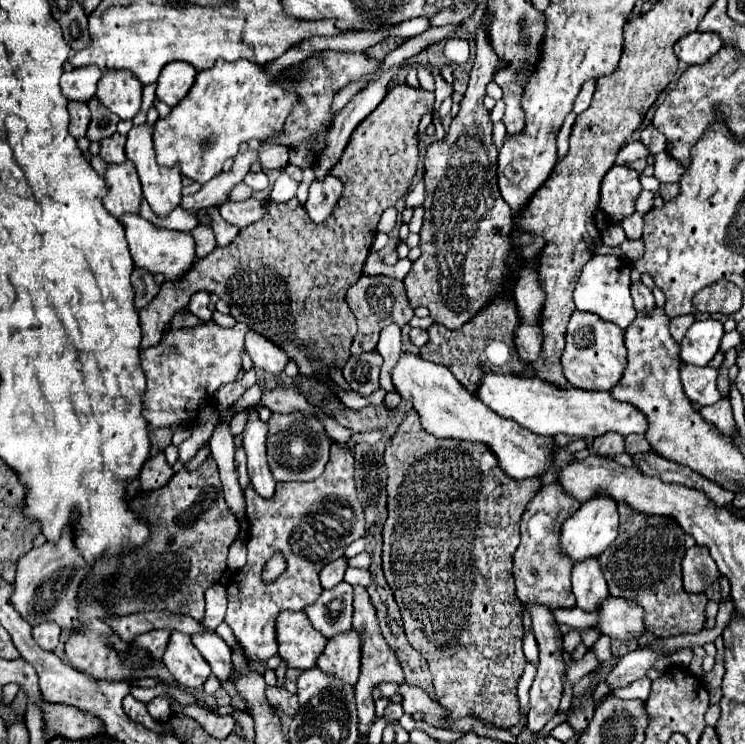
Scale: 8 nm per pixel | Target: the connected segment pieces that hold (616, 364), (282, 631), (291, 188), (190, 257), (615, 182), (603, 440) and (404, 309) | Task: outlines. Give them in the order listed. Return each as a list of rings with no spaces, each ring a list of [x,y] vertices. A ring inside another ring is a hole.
[[[574,310],[566,330],[566,348],[562,354],[564,376],[574,388],[612,390],[626,368],[626,346],[624,330],[612,322],[602,320],[592,312]]]
[[[284,610],[276,618],[276,640],[278,656],[286,662],[288,668],[312,668],[320,652],[324,650],[324,636],[320,636],[304,612]]]
[[[282,174],[272,187],[270,199],[277,203],[286,202],[296,196],[296,188],[298,188],[298,184],[290,176]]]
[[[124,214],[120,222],[126,232],[132,260],[138,268],[144,268],[152,274],[164,274],[166,280],[178,280],[180,276],[184,276],[184,272],[188,272],[188,268],[196,260],[196,252],[194,252],[196,244],[190,232],[174,232],[174,230],[158,228],[152,222],[140,218],[138,214]]]
[[[612,166],[608,170],[608,174],[602,180],[602,188],[600,188],[600,210],[606,214],[608,224],[620,226],[622,220],[630,214],[636,212],[636,200],[642,192],[642,184],[640,184],[640,174],[628,166]]]
[[[610,432],[610,434],[604,434],[600,438],[596,438],[592,442],[592,448],[598,456],[604,456],[604,458],[614,458],[618,454],[624,452],[624,436],[616,434],[616,432]]]
[[[362,276],[356,282],[356,286],[352,286],[348,290],[346,302],[348,302],[348,306],[354,312],[356,322],[358,322],[358,334],[354,336],[354,342],[350,348],[352,356],[374,350],[378,344],[378,336],[380,336],[382,328],[386,328],[388,324],[398,324],[402,328],[414,318],[414,310],[410,306],[408,296],[406,296],[404,282],[400,282],[396,278],[388,278],[388,276]]]

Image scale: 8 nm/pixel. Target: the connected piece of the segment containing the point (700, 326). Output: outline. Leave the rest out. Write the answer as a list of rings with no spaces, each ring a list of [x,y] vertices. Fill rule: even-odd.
[[[718,320],[694,322],[690,326],[690,330],[686,332],[684,340],[680,342],[682,362],[694,364],[694,366],[706,366],[718,352],[722,336],[724,336],[722,322],[718,322]]]

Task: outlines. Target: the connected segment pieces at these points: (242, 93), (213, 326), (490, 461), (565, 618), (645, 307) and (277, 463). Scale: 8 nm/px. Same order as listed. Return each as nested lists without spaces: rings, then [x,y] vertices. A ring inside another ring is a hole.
[[[218,60],[210,70],[196,76],[192,92],[170,110],[166,118],[154,124],[156,162],[160,166],[180,166],[180,174],[198,184],[206,184],[222,172],[222,164],[238,154],[240,144],[256,138],[264,142],[280,134],[286,116],[298,104],[292,80],[276,80],[278,76],[266,74],[264,66],[248,60],[226,64]]]
[[[214,320],[202,322],[194,328],[168,330],[158,346],[150,346],[142,350],[140,362],[146,374],[146,392],[142,394],[142,416],[148,422],[150,430],[170,428],[174,424],[184,426],[196,420],[202,404],[214,402],[214,392],[228,382],[234,382],[238,372],[242,370],[242,352],[244,352],[244,334],[248,332],[246,324],[234,324],[232,328],[220,328]]]
[[[408,410],[404,422],[398,426],[396,434],[386,442],[384,462],[388,468],[388,520],[384,524],[384,554],[382,554],[382,568],[384,576],[388,580],[388,586],[392,588],[396,602],[400,604],[404,628],[408,642],[428,660],[428,668],[432,672],[434,686],[440,690],[440,704],[446,706],[452,712],[452,720],[458,720],[460,716],[478,714],[482,720],[488,720],[490,724],[498,724],[500,728],[512,728],[522,718],[522,708],[516,696],[518,680],[526,666],[526,656],[522,652],[522,638],[524,638],[524,626],[522,626],[522,612],[524,606],[516,596],[514,576],[512,576],[512,556],[516,552],[516,546],[520,544],[520,518],[526,510],[526,504],[532,500],[532,496],[540,490],[540,478],[526,478],[526,480],[514,480],[508,474],[504,474],[498,468],[498,460],[492,454],[492,450],[486,444],[480,442],[464,442],[464,440],[444,440],[436,438],[420,426],[420,420],[416,416],[416,410]]]
[[[572,608],[572,610],[552,610],[558,624],[564,623],[574,626],[578,630],[582,628],[596,628],[598,626],[598,618],[594,614],[588,612],[580,612],[580,608]]]
[[[642,282],[632,284],[632,298],[634,298],[634,308],[638,312],[650,312],[654,308],[652,290],[648,286],[644,286]]]
[[[272,412],[268,420],[266,454],[268,454],[270,472],[276,482],[316,480],[324,472],[324,466],[330,458],[330,436],[326,434],[326,428],[320,422],[320,418],[314,414]]]

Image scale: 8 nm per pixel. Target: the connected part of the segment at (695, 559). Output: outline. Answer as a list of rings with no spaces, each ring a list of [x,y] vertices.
[[[692,546],[682,560],[682,582],[686,592],[706,592],[720,578],[718,566],[708,548]]]

